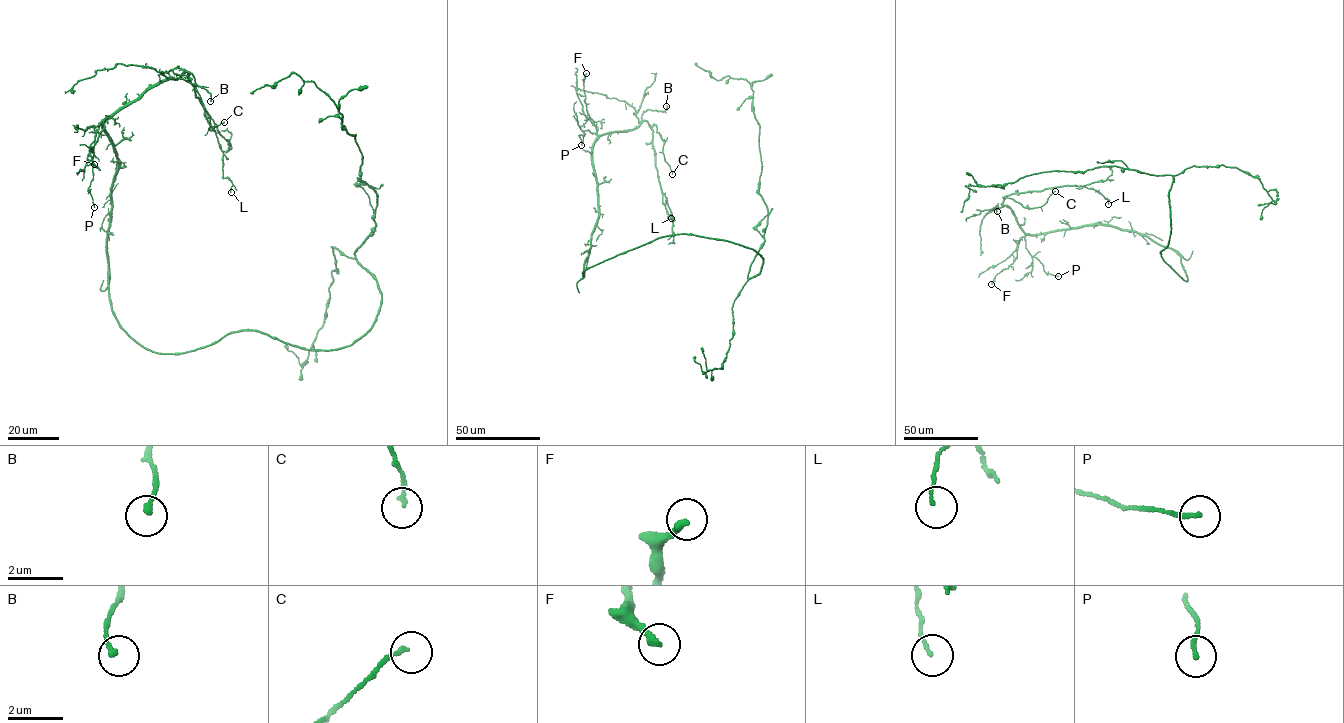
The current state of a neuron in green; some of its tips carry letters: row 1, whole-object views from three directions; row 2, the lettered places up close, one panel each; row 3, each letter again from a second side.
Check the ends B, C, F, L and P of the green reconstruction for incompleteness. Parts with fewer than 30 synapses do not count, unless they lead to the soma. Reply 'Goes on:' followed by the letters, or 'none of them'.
Goes on: none of them

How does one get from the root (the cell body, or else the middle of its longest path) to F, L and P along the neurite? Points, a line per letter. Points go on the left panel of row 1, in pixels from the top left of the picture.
F: (201, 348), (151, 352), (118, 321), (106, 238), (118, 166), (103, 127), (108, 116), (89, 149), (94, 164)
L: (201, 348), (151, 352), (112, 309), (106, 238), (118, 166), (102, 121), (187, 71), (216, 135), (231, 192)
P: (201, 348), (151, 352), (112, 309), (106, 238), (118, 166), (103, 127), (108, 116), (91, 145), (94, 207)

